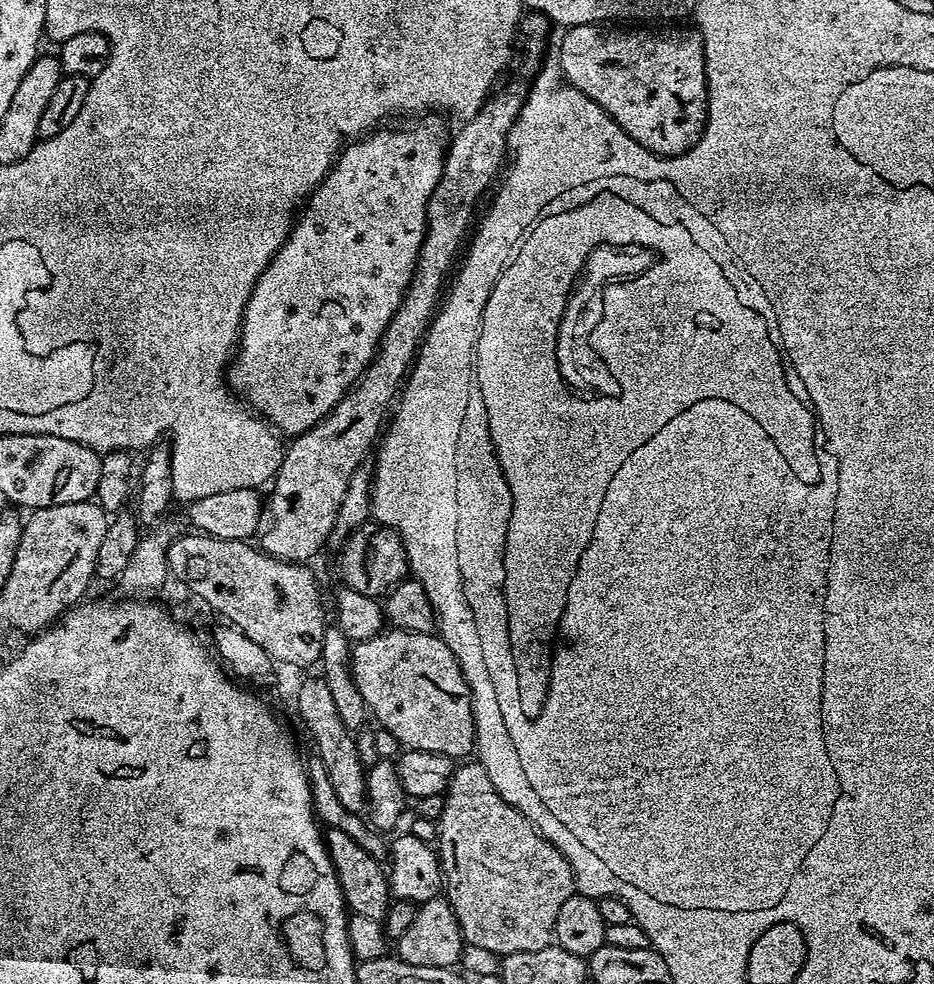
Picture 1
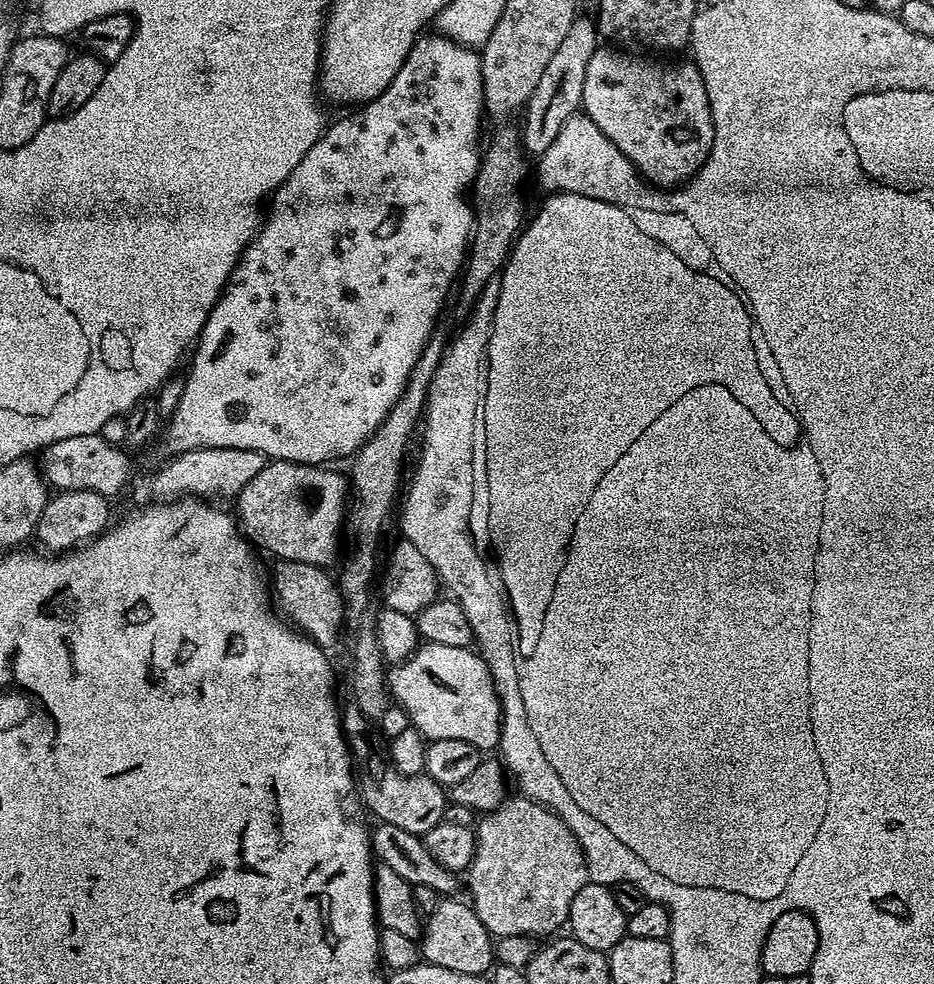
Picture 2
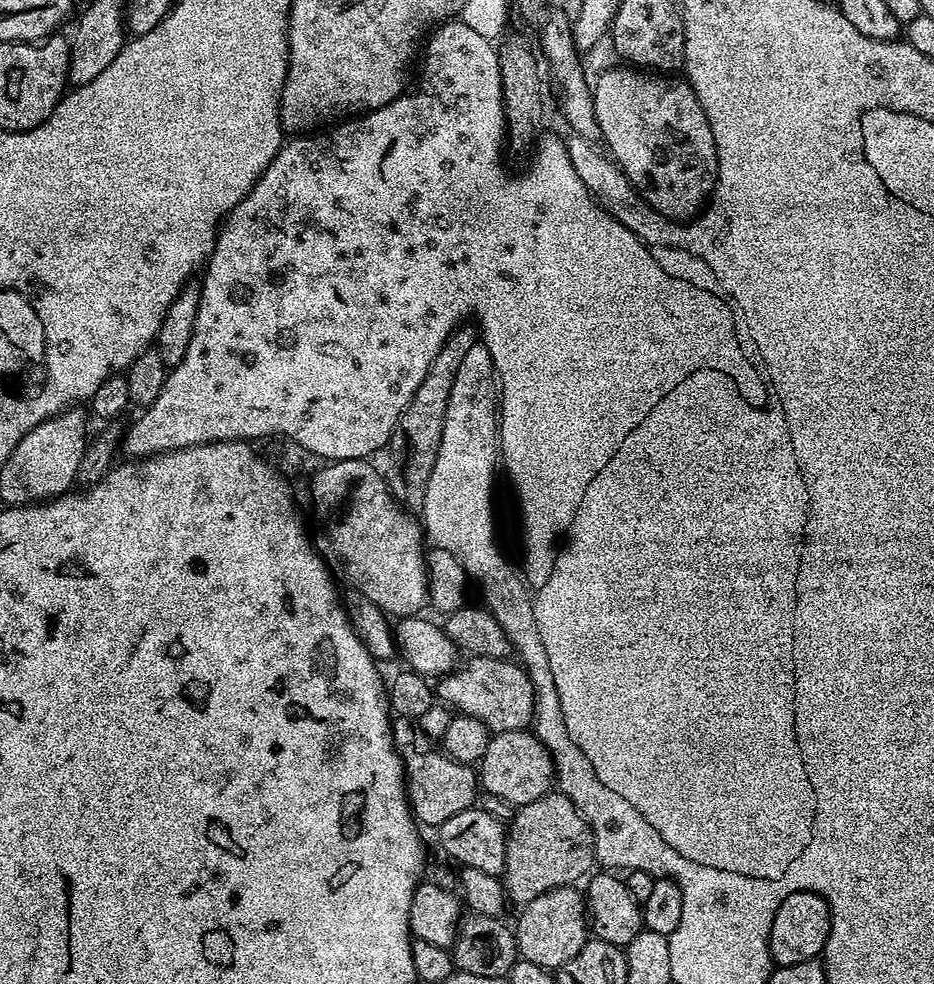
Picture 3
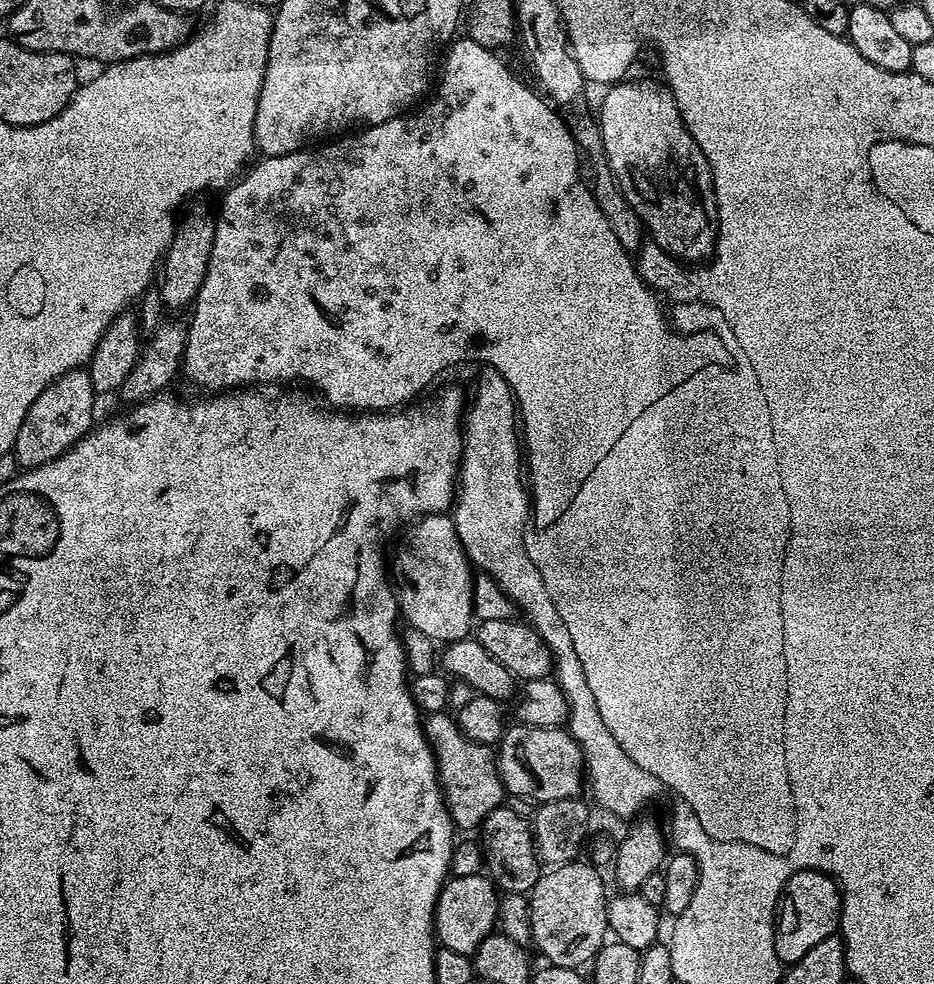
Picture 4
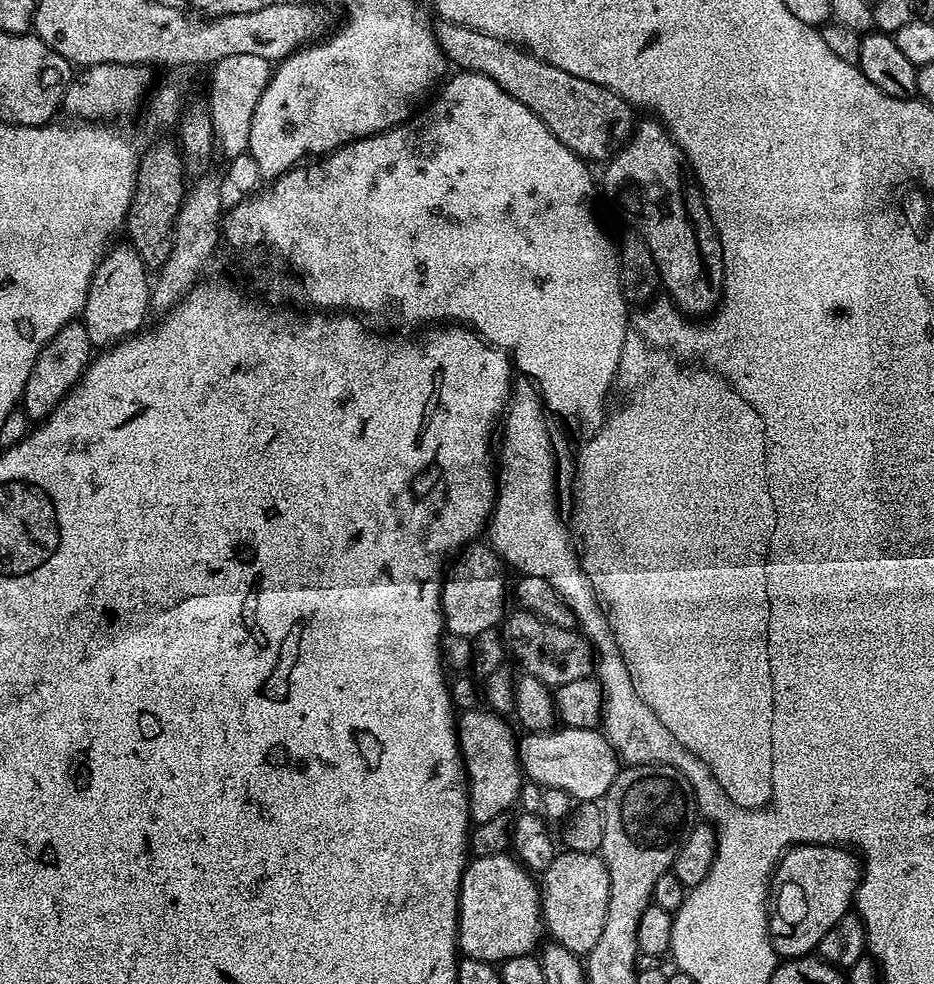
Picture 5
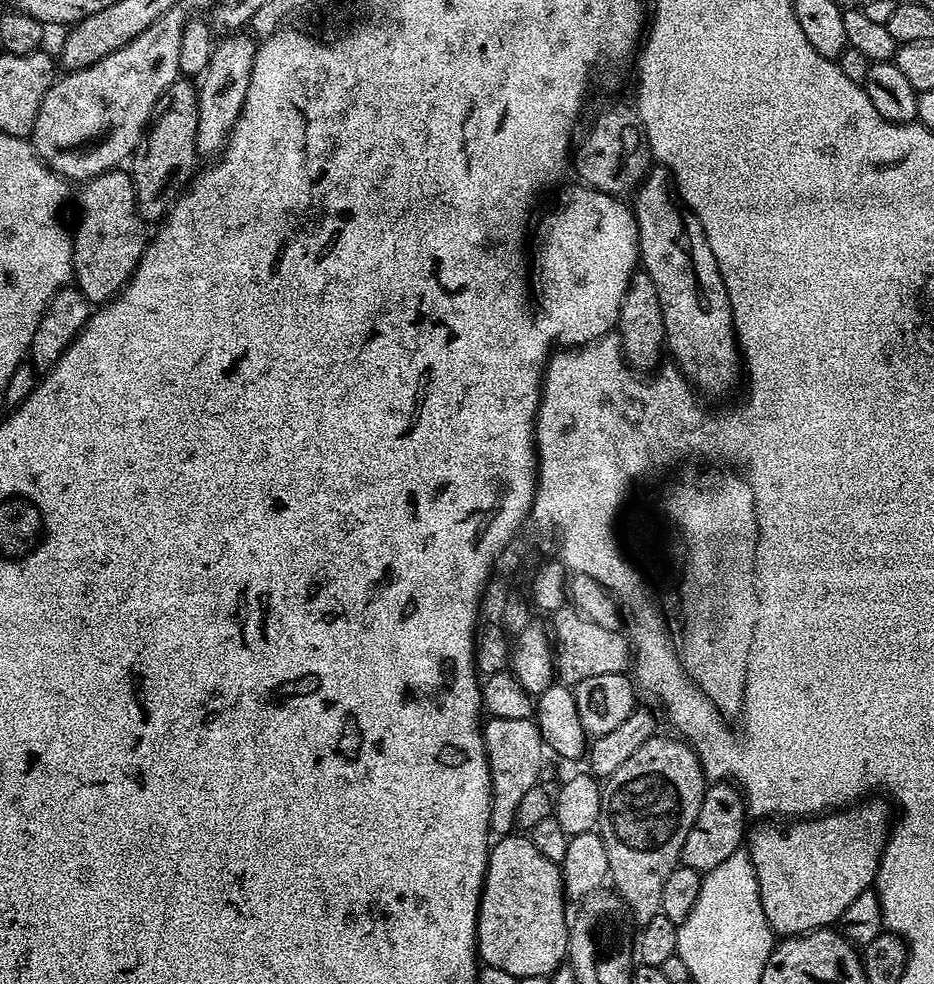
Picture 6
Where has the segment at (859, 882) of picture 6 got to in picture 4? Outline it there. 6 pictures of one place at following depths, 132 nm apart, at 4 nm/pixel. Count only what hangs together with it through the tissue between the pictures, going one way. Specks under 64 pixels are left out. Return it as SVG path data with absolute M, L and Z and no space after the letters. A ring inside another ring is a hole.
M804 868L795 872L784 884L780 903L774 913L774 956L781 965L798 962L810 946L818 946L822 938L833 935L840 922L840 885L825 872Z

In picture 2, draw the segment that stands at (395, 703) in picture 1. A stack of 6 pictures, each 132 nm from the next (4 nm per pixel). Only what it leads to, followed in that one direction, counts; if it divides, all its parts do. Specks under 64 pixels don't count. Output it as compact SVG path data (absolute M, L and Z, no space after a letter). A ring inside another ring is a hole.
M421 643L416 651L404 661L397 664L387 673L387 687L391 699L406 710L413 728L417 728L425 741L431 742L442 738L461 739L470 742L481 754L488 754L500 747L501 704L491 670L480 655L471 647L438 646Z

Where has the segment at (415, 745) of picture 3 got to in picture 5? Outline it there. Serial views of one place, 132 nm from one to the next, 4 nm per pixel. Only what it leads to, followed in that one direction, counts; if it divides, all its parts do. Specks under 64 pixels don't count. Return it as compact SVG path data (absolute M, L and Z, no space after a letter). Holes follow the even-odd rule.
M477 706L459 713L456 721L456 736L460 739L460 756L464 759L464 775L468 782L468 815L473 825L488 822L509 811L520 796L520 787L526 784L524 769L520 767L520 749L517 733L512 733L509 721L497 712Z

